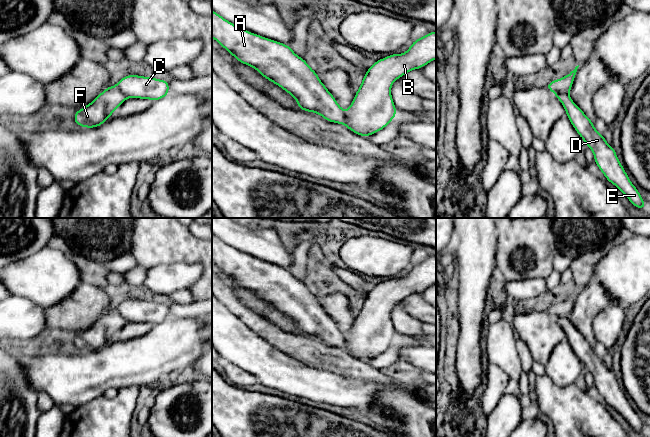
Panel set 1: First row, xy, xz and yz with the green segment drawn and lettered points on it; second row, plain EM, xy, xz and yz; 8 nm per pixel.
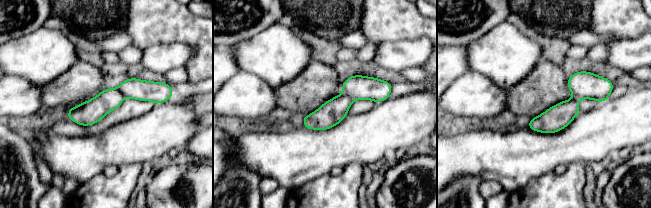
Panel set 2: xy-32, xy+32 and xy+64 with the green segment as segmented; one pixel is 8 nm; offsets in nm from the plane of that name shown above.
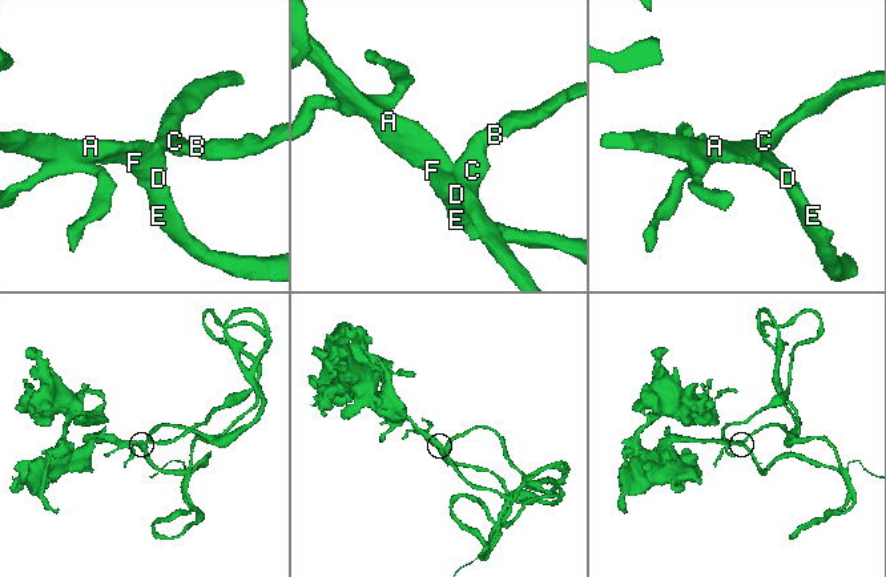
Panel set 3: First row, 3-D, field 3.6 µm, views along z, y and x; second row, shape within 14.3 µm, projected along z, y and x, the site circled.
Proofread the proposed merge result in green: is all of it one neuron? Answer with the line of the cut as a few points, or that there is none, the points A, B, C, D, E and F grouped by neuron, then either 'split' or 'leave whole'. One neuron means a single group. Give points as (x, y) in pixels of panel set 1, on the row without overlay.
no cut | A B C D E F | leave whole

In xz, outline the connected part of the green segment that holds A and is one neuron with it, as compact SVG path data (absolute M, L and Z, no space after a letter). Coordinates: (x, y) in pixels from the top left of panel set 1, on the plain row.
M212 234L212 262L238 286L256 293L268 305L273 306L294 321L298 327L298 333L319 338L328 346L343 348L352 356L363 361L368 361L384 353L396 340L397 334L391 320L391 311L394 305L436 283L435 255L413 265L405 277L391 278L375 285L364 299L362 308L356 315L349 333L344 335L320 305L317 296L312 294L303 282L297 280L291 274L290 269L242 253L224 243L214 234Z

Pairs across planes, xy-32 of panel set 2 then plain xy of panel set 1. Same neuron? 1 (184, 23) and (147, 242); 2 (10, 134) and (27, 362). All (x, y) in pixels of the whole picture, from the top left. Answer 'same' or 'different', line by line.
1: same
2: different

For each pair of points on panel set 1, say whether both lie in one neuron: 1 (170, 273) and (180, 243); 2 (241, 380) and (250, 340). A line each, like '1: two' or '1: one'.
1: two
2: two

